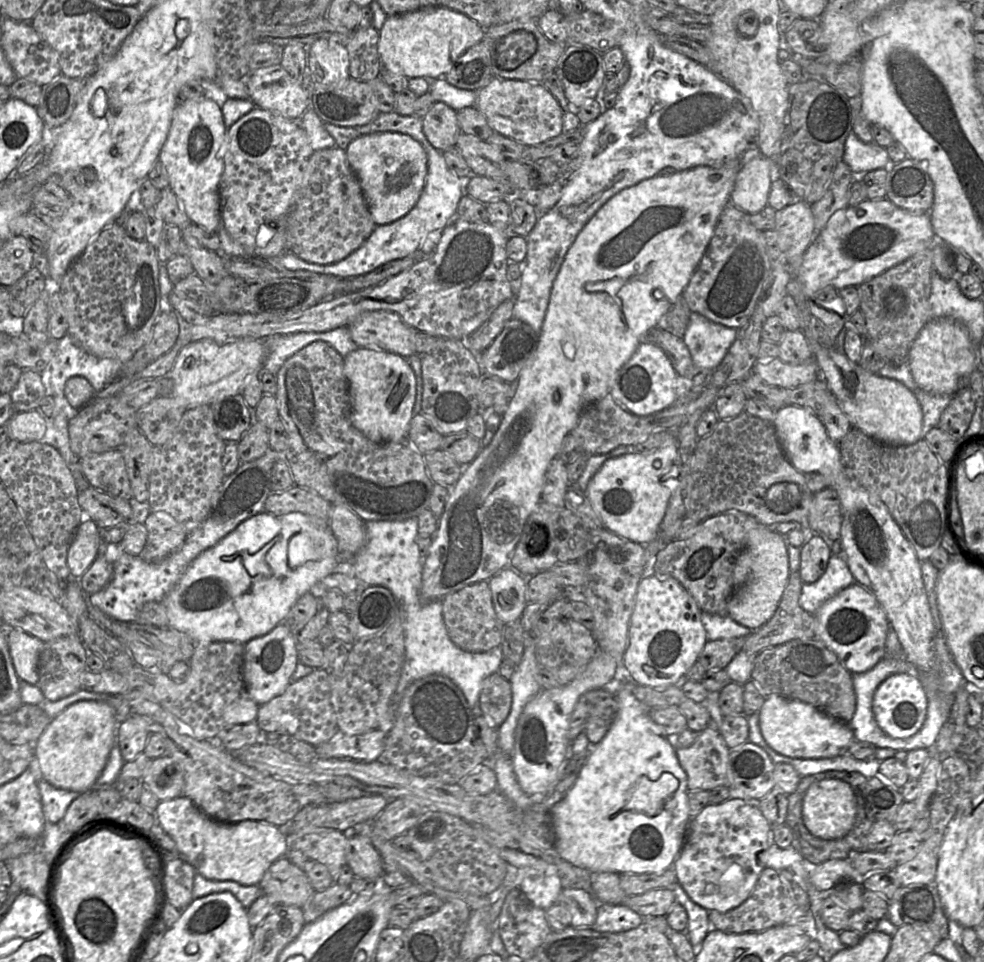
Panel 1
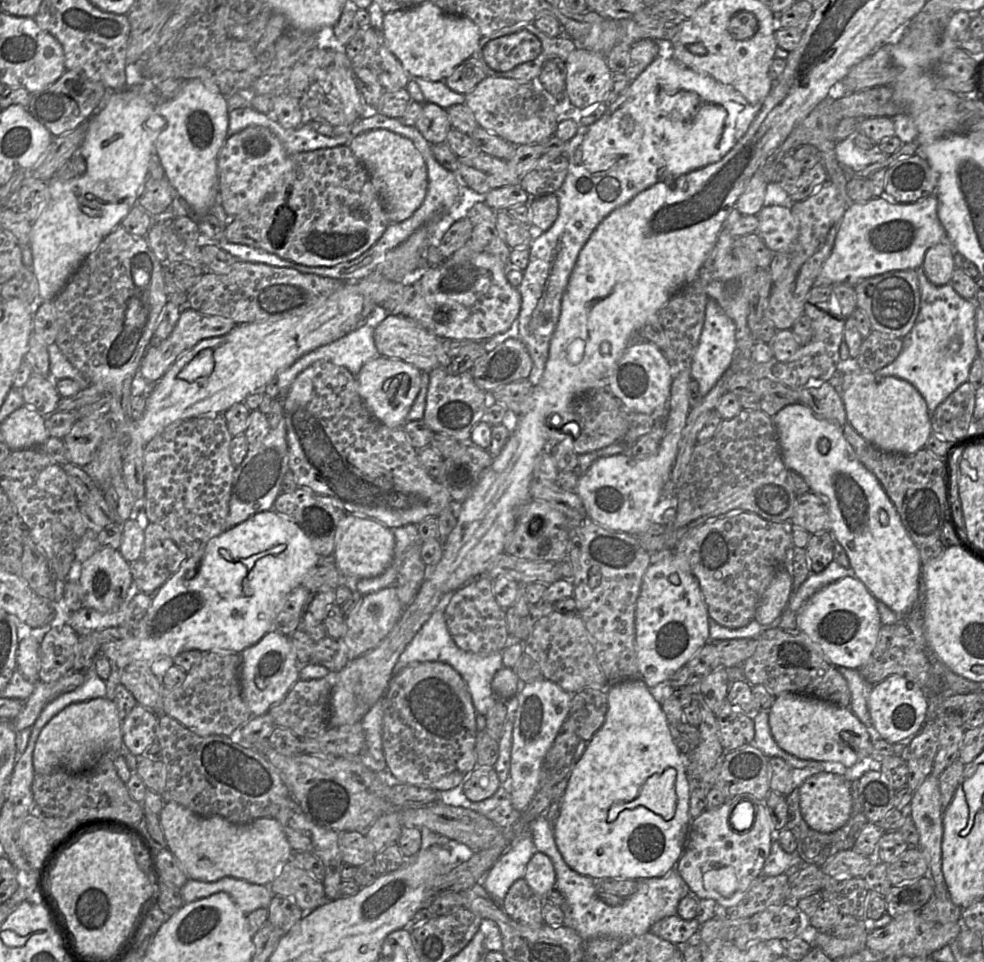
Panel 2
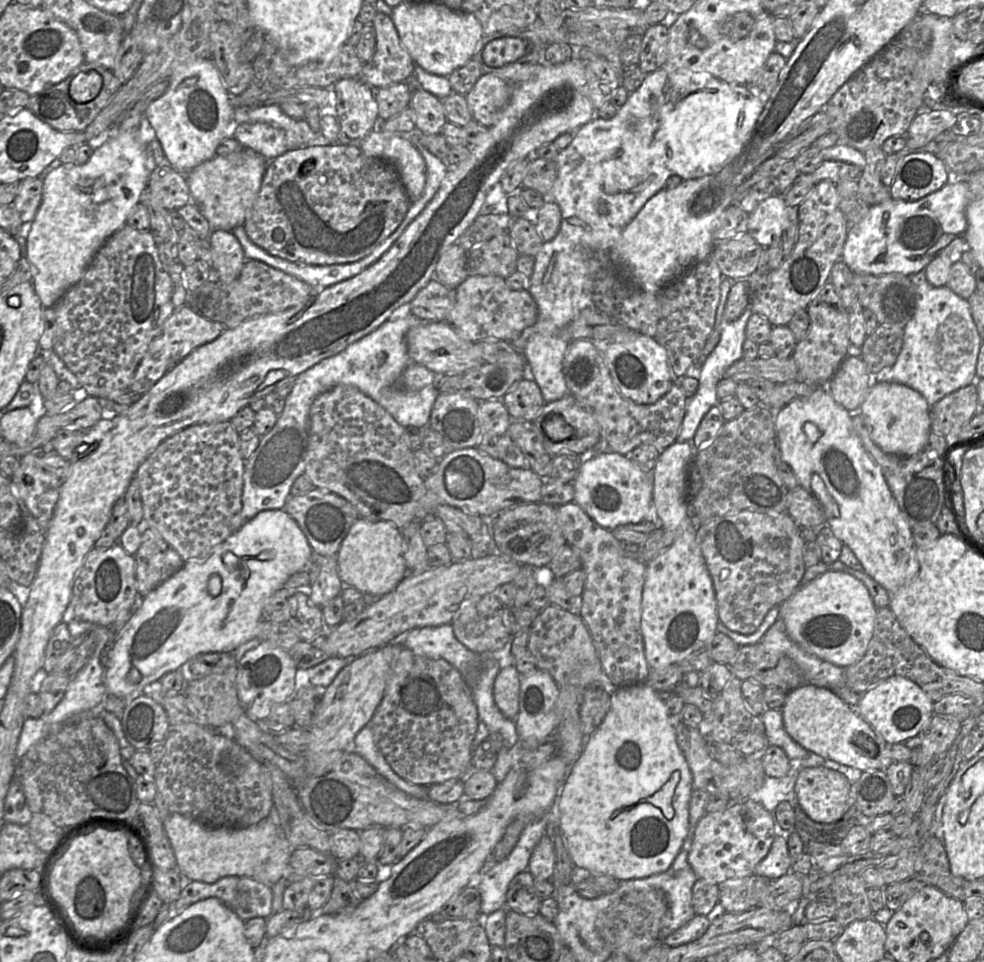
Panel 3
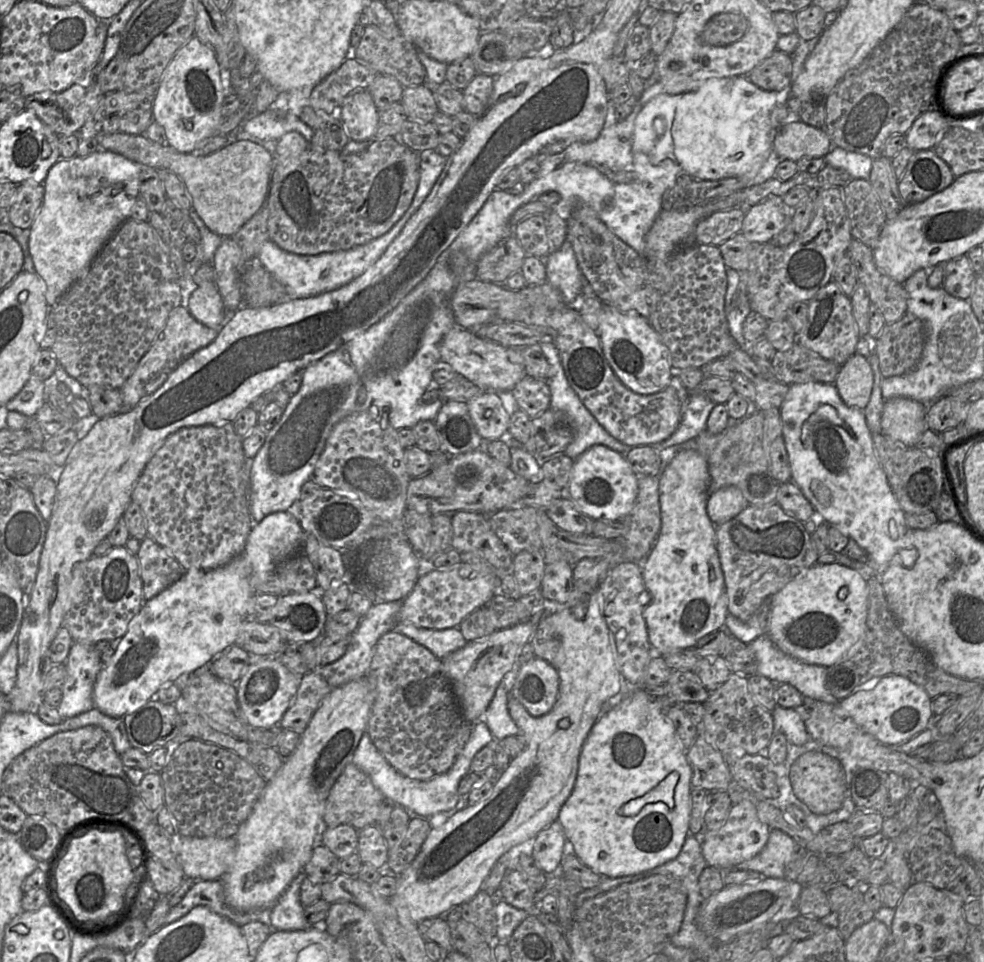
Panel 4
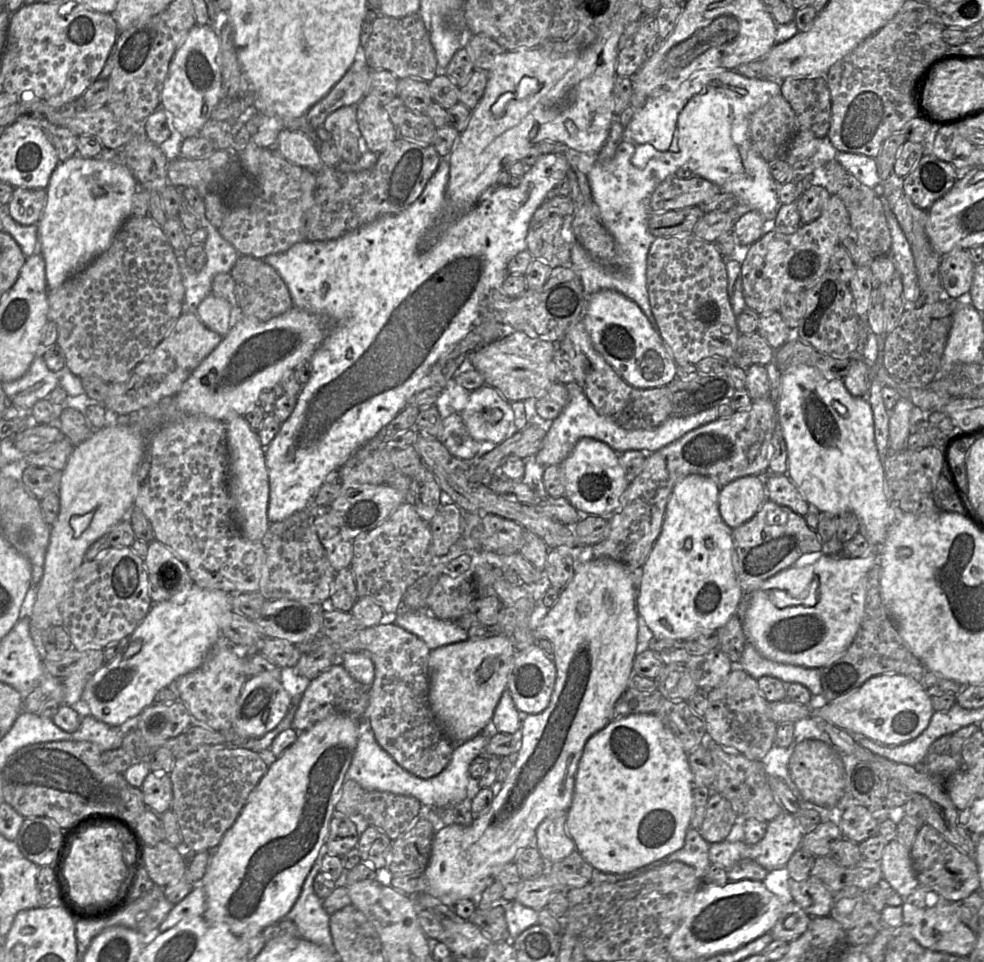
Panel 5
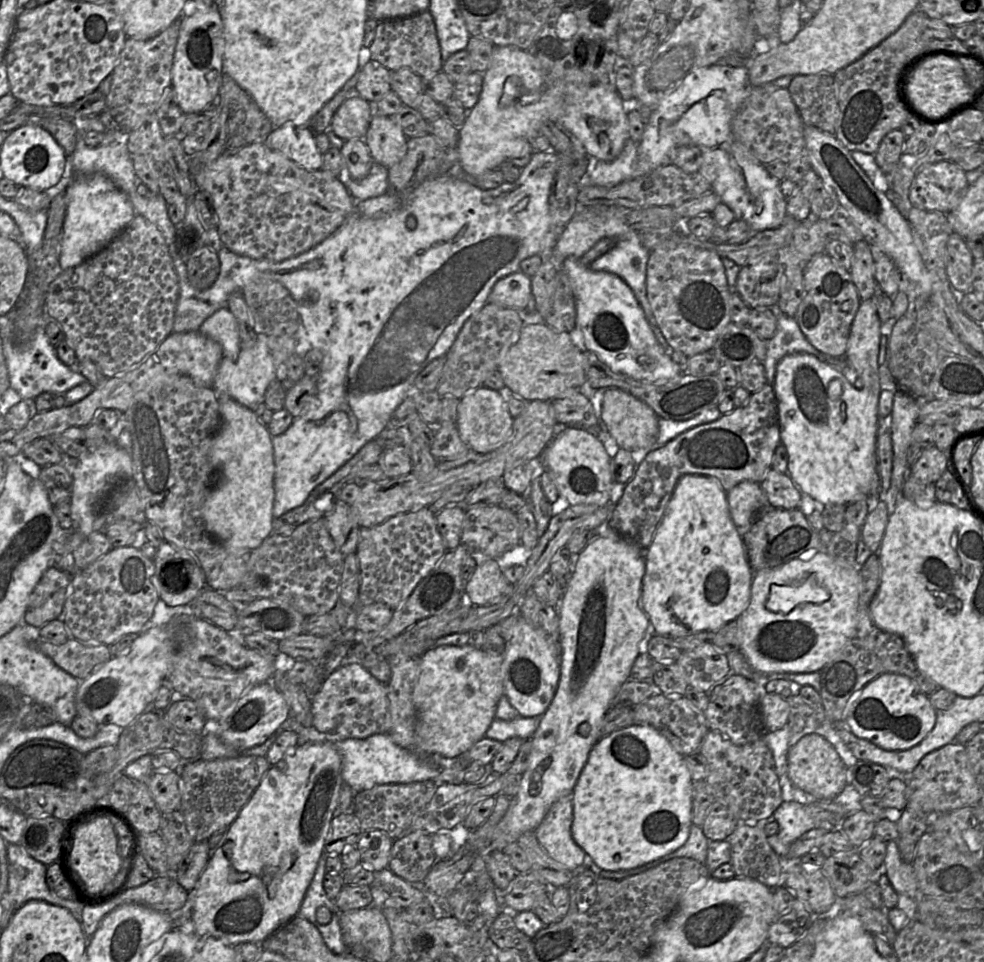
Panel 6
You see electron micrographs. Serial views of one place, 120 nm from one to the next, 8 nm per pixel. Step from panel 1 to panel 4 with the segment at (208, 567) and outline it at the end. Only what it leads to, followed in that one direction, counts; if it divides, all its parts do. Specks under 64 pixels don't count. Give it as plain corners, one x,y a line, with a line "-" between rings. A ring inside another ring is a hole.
289,512
271,513
253,524
243,552
228,564
212,570
192,567
177,582
144,601
140,611
130,621
113,657
103,664
99,672
93,689
94,706
108,716
123,718
156,699
163,685
171,685
180,675
193,673
228,653
247,619
248,604
256,594
256,587
266,576
274,573
279,564
301,553
304,540
305,532

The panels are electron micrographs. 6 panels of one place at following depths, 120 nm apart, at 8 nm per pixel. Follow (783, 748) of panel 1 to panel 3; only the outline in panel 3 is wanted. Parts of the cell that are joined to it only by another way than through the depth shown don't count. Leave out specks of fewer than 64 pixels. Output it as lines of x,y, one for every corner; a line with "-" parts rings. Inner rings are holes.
802,684
787,692
780,710
786,732
809,752
861,771
885,770
893,762
888,743
858,714
856,707
850,707
828,688

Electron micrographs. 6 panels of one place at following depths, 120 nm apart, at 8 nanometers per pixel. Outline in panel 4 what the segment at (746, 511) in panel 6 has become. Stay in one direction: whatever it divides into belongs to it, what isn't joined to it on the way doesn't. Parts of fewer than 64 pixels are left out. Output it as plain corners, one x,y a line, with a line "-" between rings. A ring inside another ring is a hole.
725,486
709,494
706,512
714,525
720,525
737,516
748,505
739,488

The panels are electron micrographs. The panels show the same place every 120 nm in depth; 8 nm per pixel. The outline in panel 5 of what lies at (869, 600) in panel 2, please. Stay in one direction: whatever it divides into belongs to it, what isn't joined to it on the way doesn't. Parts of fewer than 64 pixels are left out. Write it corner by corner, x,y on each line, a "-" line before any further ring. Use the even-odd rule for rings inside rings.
872,553
866,557
843,557
841,559
830,559
825,555
822,555
816,562
811,563
808,566
797,567
796,565
793,565
768,578
763,582
760,588
750,594
744,594
749,595
749,602
745,606
745,611
742,616
742,628
746,636
747,642
751,643
756,648
756,650
765,658
779,663
793,664
802,667
823,668
834,662
845,653
845,651
853,642
860,628
860,624
864,614
867,575
870,568
875,563
879,564
880,566
880,558
879,555
876,557

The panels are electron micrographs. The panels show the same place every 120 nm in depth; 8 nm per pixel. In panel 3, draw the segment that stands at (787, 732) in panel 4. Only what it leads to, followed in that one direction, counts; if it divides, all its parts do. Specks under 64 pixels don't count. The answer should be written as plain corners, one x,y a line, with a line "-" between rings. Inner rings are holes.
766,708
761,714
768,745
776,745
784,750
789,759
804,758
809,751
794,741
786,732
780,709

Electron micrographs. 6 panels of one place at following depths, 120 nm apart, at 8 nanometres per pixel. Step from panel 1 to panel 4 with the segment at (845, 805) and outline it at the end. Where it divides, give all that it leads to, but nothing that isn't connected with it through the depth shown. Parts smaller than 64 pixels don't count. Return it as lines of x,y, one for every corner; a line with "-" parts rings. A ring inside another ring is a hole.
808,751
792,764
790,781
796,797
815,814
826,815
838,810
845,798
848,778
840,762
825,753

